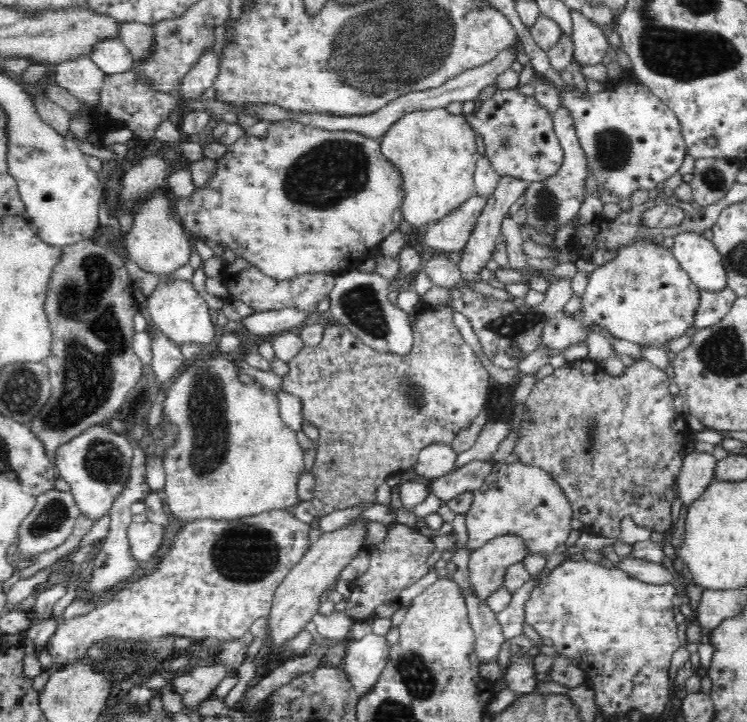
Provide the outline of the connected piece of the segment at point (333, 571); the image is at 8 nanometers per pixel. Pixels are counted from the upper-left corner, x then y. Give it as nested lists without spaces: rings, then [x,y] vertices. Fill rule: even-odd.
[[[360,513],[360,516],[342,524],[338,530],[322,531],[314,542],[309,541],[307,549],[276,589],[267,626],[274,646],[279,648],[286,645],[286,640],[293,637],[298,629],[312,619],[313,614],[318,611],[319,596],[322,592],[328,588],[341,587],[339,582],[341,570],[352,561],[359,550],[365,548],[371,522],[370,518],[364,518]]]

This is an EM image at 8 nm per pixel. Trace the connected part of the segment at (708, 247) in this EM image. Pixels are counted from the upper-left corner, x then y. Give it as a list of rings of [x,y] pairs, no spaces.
[[[682,231],[670,240],[674,256],[698,283],[700,290],[718,290],[727,284],[727,272],[715,244],[703,234]]]

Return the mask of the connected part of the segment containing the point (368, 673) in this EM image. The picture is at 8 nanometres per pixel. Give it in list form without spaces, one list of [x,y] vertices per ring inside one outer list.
[[[373,631],[358,640],[351,638],[346,642],[341,663],[357,692],[363,693],[375,681],[386,662],[388,649],[386,635]]]

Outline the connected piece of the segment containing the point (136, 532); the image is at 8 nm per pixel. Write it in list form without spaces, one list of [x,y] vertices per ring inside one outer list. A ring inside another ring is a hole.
[[[144,520],[144,522],[130,521],[126,525],[127,556],[129,560],[148,561],[158,550],[162,542],[162,526]]]

